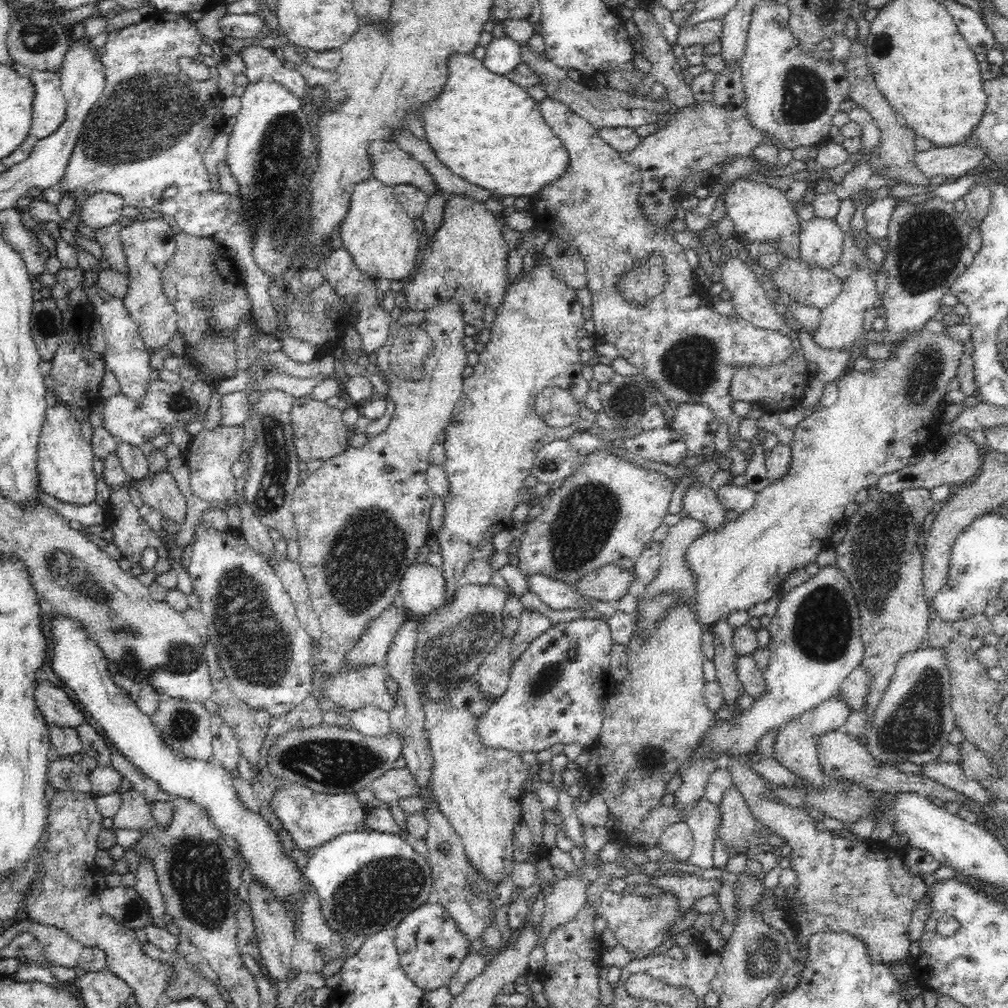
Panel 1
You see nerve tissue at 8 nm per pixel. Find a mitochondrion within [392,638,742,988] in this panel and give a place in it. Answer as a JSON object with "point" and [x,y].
{"point":[542,684]}

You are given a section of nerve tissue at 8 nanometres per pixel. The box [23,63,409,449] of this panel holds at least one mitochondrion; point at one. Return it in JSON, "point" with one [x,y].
{"point":[157,113]}

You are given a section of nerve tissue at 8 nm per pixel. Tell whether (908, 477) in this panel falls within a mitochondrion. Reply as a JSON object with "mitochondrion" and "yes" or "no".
{"mitochondrion":"no"}

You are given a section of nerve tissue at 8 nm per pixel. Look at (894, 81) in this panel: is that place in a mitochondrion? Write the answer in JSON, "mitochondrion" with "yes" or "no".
{"mitochondrion":"no"}

